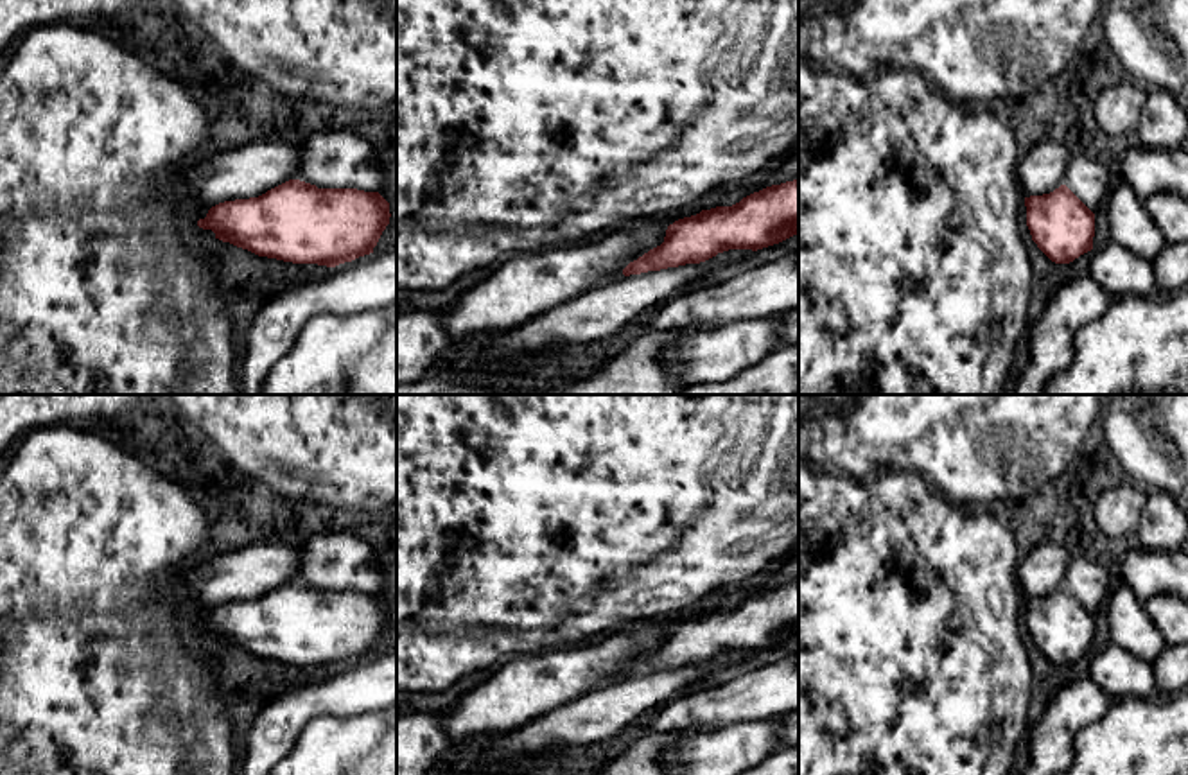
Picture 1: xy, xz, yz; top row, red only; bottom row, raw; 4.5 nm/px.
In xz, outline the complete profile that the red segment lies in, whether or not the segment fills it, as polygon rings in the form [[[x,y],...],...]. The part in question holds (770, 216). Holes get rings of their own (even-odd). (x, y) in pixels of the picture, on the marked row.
[[[799,179],[766,187],[732,206],[702,210],[668,226],[664,242],[623,274],[705,262],[729,249],[763,249],[799,233]]]

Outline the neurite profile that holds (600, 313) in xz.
[[[729,249],[700,264],[614,280],[497,335],[477,364],[519,364],[553,346],[607,339],[630,321],[684,292],[694,280],[752,253],[752,249]]]

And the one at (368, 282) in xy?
[[[397,249],[370,253],[330,267],[314,282],[285,289],[257,310],[246,327],[235,395],[260,395],[269,370],[291,350],[316,314],[355,314],[397,305]]]

